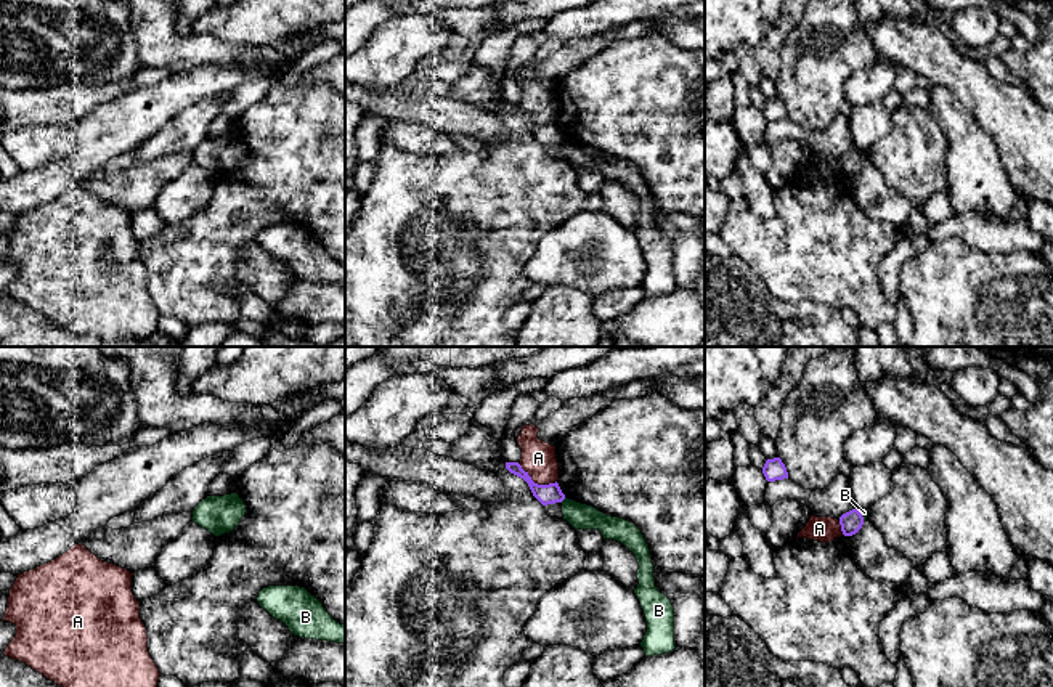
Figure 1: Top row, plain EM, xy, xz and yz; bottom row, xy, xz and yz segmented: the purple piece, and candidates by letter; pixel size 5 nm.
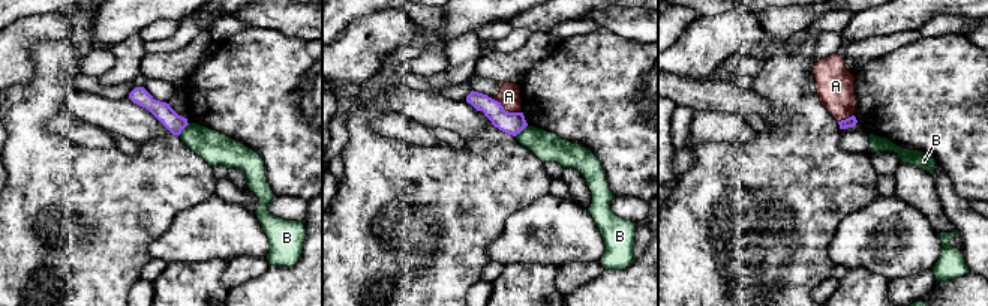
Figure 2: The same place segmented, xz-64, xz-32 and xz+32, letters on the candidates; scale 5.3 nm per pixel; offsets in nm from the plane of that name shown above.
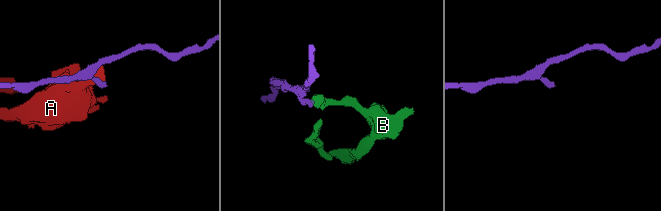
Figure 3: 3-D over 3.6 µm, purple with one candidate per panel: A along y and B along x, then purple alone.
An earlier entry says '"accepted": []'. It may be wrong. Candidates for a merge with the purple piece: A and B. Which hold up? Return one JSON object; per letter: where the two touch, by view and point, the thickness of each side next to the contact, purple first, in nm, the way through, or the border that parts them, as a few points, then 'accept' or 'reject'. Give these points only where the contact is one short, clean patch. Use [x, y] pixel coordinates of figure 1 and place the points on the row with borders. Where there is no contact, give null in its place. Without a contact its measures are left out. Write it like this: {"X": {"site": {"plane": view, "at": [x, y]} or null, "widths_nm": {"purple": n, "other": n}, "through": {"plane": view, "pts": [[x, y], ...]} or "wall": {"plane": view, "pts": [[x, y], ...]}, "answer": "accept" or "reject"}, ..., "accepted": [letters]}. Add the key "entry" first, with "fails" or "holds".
{"entry": "holds", "A": {"site": {"plane": "xz", "at": [536, 483]}, "widths_nm": {"purple": 100, "other": 180}, "wall": {"plane": "xz", "pts": [[517, 463], [535, 482], [556, 482]]}, "answer": "reject"}, "B": {"site": {"plane": "xz", "at": [562, 500]}, "widths_nm": {"purple": 100, "other": 130}, "wall": {"plane": "xz", "pts": [[565, 498], [561, 501]]}, "answer": "reject"}, "accepted": []}

